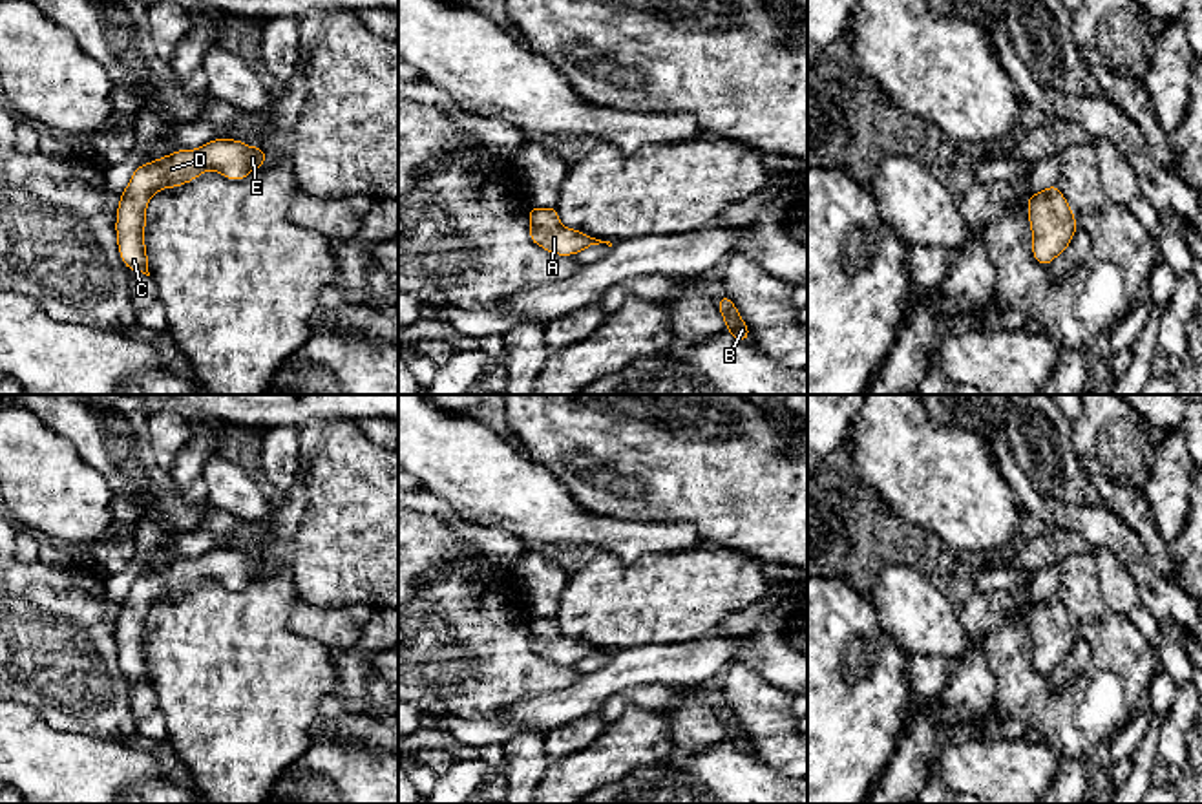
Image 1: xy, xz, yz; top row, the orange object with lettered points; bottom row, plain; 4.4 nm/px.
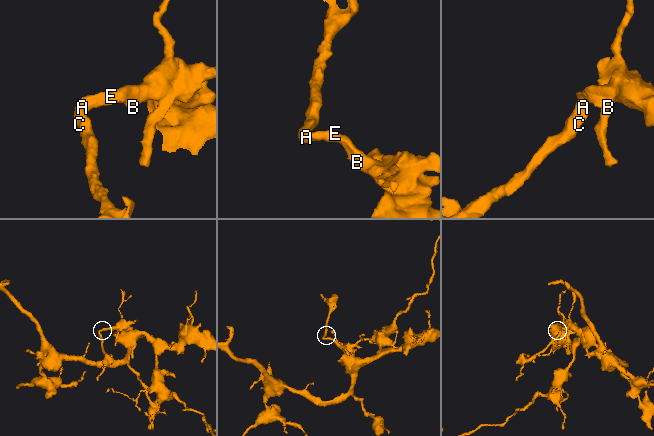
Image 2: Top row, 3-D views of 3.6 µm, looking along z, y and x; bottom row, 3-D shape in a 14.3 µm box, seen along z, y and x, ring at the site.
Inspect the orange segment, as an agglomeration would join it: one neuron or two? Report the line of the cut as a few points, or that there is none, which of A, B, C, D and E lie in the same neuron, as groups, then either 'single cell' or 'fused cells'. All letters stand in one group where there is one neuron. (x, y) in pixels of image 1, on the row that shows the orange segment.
no cut | A B C D E | single cell

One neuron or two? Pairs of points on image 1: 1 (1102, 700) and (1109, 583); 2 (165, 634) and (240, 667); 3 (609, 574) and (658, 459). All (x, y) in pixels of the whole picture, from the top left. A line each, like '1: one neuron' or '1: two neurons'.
1: two neurons
2: one neuron
3: two neurons

